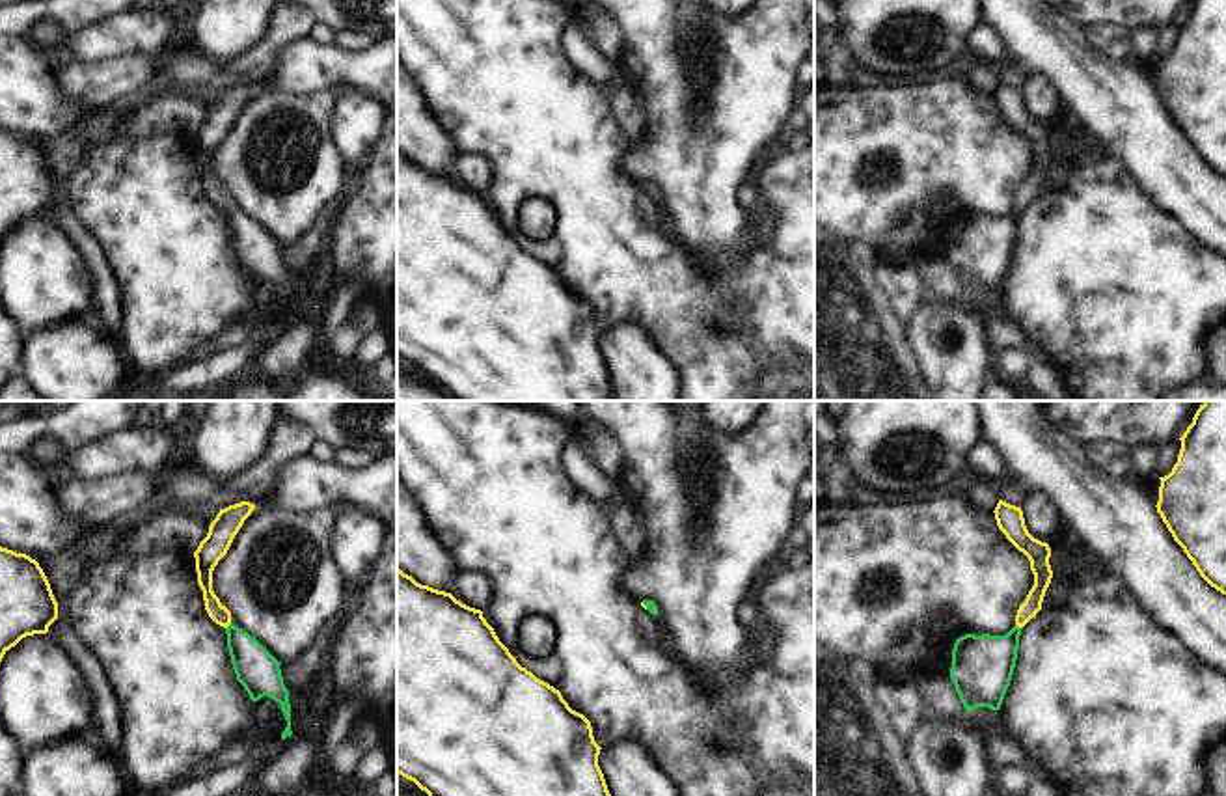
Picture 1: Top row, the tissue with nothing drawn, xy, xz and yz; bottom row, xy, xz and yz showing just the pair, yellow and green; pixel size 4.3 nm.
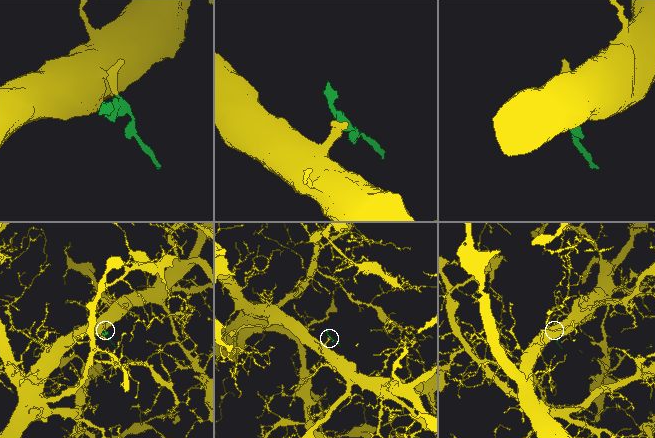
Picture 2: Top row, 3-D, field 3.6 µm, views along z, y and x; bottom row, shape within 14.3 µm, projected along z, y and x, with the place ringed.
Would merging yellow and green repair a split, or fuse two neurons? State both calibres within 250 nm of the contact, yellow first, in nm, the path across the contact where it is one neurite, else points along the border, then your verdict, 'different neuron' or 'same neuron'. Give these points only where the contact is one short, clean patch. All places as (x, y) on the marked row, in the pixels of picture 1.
80 nm thick on the yellow side, 180 nm on the other; runs through xy (217, 612), (228, 625), (259, 673); same neuron

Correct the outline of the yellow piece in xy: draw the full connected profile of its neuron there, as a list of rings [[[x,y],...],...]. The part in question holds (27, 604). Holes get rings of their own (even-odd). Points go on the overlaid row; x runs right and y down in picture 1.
[[[0,546],[0,662],[22,638],[47,634],[58,602],[35,559]]]

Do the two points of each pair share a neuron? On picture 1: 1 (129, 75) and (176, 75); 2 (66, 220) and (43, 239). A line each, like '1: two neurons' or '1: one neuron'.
1: two neurons
2: two neurons

